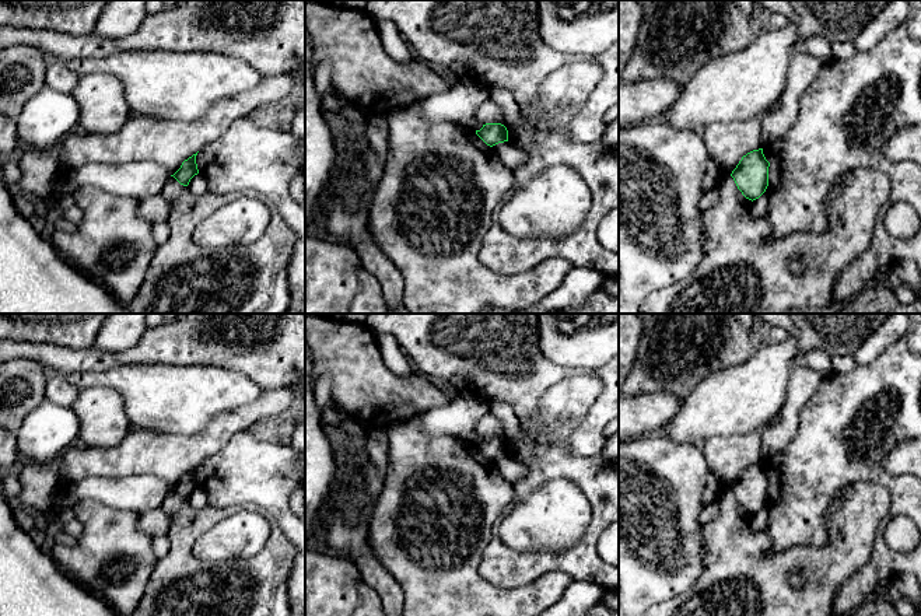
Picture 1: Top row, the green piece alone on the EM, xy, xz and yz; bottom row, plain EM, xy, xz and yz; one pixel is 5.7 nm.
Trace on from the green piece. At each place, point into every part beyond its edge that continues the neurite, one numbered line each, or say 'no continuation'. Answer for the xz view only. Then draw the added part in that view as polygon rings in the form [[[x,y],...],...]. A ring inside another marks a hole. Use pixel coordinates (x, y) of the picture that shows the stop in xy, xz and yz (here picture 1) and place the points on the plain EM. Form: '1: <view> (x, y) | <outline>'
no continuation

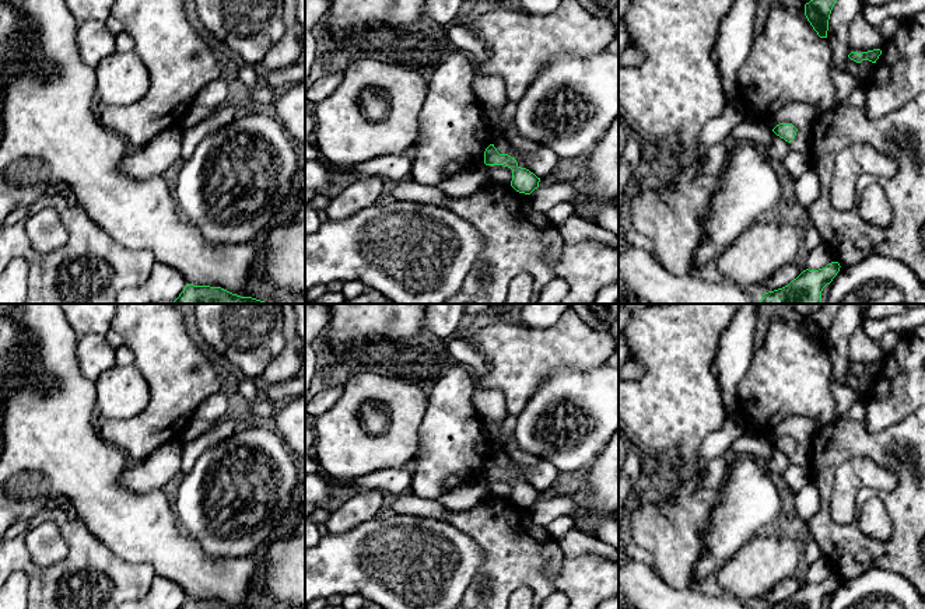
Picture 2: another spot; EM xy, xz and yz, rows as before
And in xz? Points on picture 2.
no continuation

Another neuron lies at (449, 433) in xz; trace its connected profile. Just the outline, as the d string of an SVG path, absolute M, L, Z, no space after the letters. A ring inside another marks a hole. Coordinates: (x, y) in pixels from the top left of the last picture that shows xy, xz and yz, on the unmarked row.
M456 363L428 393L428 406L418 428L417 466L409 489L416 496L437 500L452 490L452 487L445 486L451 476L459 476L462 482L474 482L484 477L484 465L490 458L477 449L483 435L480 414L472 405L474 389L474 374L463 364Z

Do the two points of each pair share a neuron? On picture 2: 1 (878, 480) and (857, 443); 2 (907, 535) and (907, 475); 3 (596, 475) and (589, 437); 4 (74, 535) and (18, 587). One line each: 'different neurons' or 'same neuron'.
1: different neurons
2: same neuron
3: different neurons
4: different neurons

